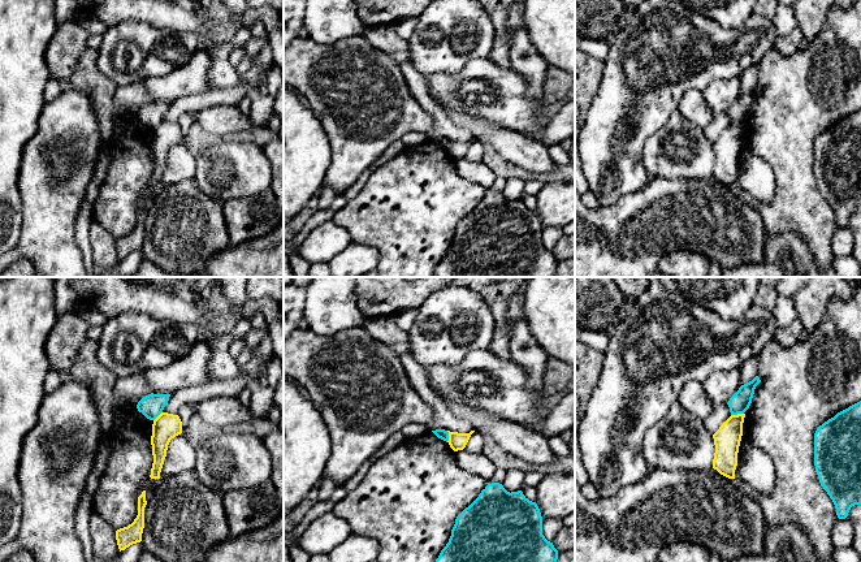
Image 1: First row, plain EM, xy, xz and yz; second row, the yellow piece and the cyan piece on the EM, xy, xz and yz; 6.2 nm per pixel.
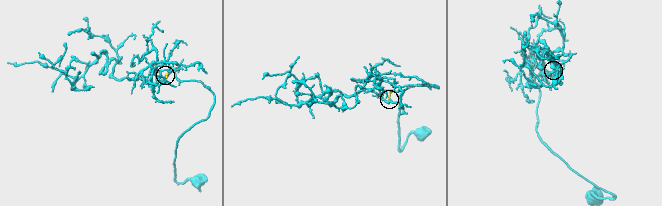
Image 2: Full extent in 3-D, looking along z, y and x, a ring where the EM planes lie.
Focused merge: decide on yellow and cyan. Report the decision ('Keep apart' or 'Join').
Keep apart

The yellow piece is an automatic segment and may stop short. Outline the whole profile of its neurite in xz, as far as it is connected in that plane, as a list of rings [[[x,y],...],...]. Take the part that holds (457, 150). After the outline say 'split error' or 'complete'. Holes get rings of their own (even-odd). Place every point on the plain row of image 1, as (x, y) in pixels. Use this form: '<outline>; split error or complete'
[[[475,139],[470,142],[458,142],[458,140],[449,140],[449,154],[454,160],[463,159]]]; complete

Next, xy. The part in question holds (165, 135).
[[[161,121],[152,133],[152,164],[151,187],[160,187],[160,181],[172,147],[182,142],[182,130],[178,124]]]; complete

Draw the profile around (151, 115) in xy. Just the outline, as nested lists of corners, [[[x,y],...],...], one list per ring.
[[[148,103],[143,105],[137,117],[142,121],[147,127],[155,129],[164,118],[165,113],[169,109],[170,103]]]

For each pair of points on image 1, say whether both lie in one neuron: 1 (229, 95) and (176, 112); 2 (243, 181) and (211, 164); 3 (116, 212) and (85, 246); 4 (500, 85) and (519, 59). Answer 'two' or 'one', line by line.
1: one
2: one
3: two
4: two

